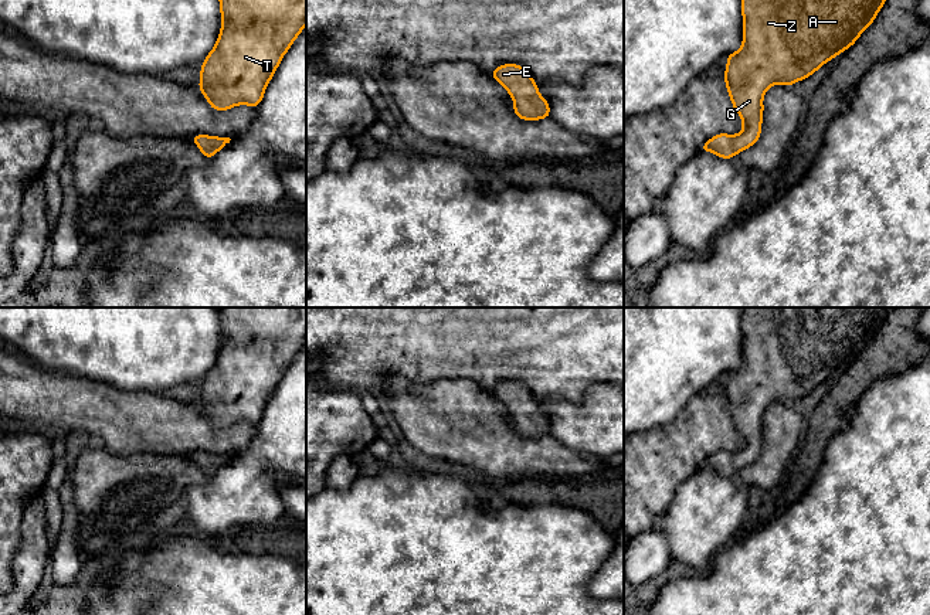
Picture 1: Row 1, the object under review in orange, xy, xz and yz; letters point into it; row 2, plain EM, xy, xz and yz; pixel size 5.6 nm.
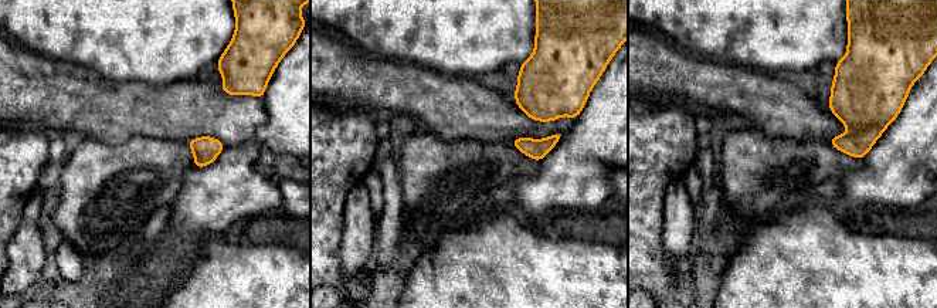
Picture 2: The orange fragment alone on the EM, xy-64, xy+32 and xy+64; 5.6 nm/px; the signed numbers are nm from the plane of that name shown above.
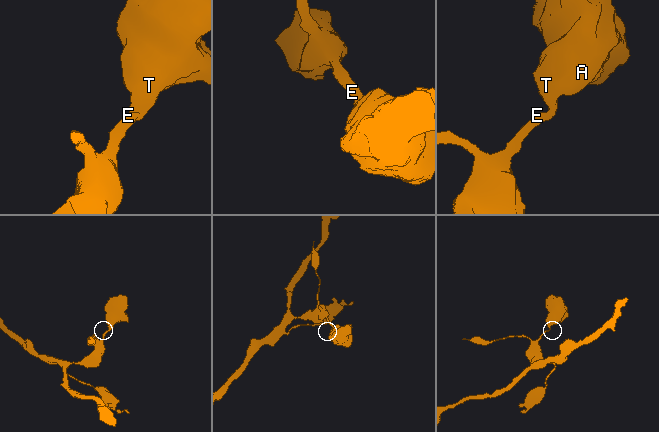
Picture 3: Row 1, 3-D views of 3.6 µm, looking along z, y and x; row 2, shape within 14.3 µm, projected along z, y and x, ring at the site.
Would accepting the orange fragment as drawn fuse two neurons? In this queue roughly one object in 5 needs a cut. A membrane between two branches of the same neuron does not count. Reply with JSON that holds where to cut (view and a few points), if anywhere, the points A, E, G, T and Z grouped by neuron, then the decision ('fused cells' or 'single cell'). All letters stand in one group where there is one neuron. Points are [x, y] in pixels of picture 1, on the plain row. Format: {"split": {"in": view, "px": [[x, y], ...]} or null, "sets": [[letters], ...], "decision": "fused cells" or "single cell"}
{"split": null, "sets": [["A", "E", "G", "T", "Z"]], "decision": "single cell"}

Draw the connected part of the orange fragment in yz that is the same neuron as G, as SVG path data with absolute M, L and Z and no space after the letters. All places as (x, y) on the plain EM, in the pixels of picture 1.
M743 308L741 366L726 374L724 400L734 428L743 438L743 448L730 453L719 451L700 469L712 469L722 476L733 476L751 465L761 451L763 414L770 404L811 394L856 360L873 340L890 308Z

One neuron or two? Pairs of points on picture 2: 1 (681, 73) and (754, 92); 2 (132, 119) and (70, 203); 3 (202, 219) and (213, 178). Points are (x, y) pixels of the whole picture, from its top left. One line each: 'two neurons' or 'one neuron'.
1: one neuron
2: two neurons
3: one neuron

